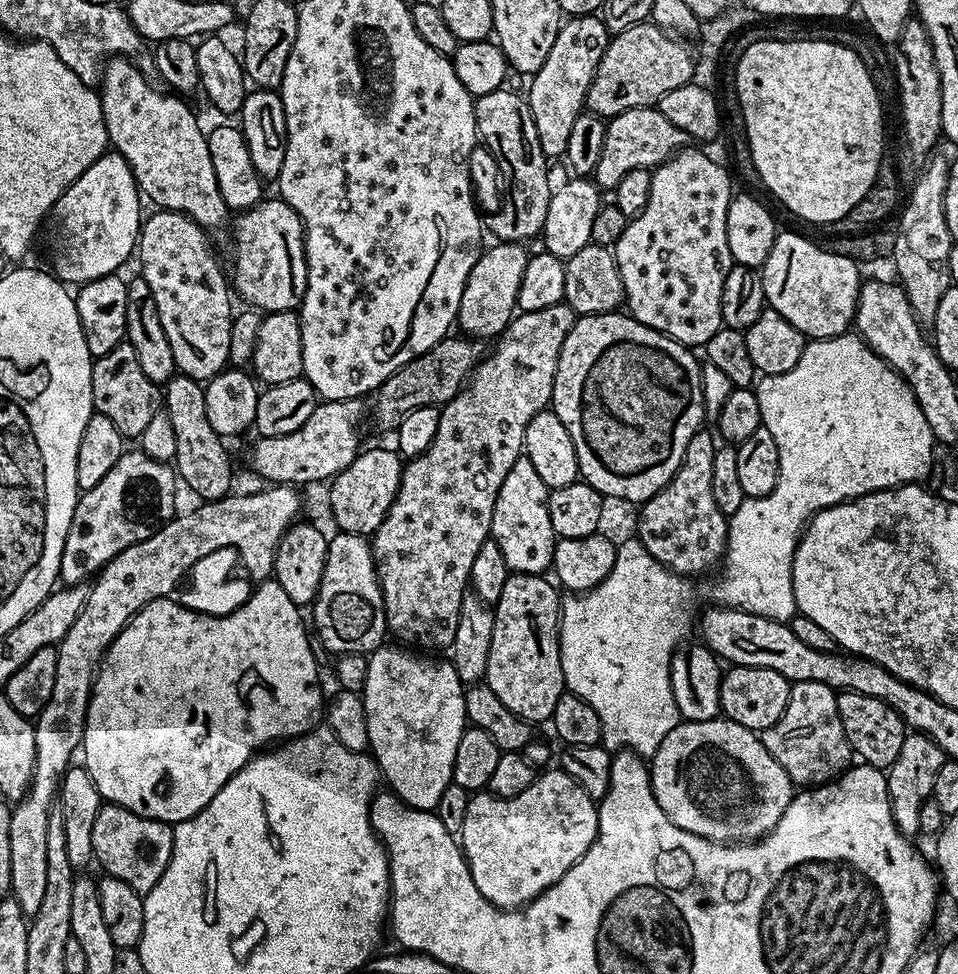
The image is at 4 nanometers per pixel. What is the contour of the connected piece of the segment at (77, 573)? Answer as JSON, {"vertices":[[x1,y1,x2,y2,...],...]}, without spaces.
{"vertices":[[125,450,118,462,114,462,110,474,106,474,106,478,98,482,98,486,79,493,70,530,66,534,66,546,62,546,59,583,64,586,83,585,122,550,126,550,126,546,134,546,150,538,150,534,154,534,166,521,177,515,176,484,178,485,177,473,165,461,150,458,139,450]]}

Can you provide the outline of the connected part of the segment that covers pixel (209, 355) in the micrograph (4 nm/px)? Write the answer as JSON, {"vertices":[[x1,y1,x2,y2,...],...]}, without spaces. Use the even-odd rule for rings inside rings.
{"vertices":[[156,210,153,213,140,226,139,275,146,286,150,286,150,294,154,294,158,319,162,321,162,330,166,330,170,354,174,354,176,372,207,382,225,371,229,363,234,317,230,284,224,281,224,272,212,253,209,233,200,228,198,222,181,212]]}

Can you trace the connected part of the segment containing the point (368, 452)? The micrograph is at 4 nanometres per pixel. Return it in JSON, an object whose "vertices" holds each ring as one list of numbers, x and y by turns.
{"vertices":[[368,448,357,452,354,462,332,477,328,488,328,508,336,519,336,528,342,532,368,538,382,526,390,506,400,489,400,475,405,461,399,451,388,448]]}

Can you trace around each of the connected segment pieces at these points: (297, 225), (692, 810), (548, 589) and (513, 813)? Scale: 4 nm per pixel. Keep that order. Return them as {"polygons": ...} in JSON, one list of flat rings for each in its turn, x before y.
{"polygons":[[[265,198,247,212,239,213,231,232,235,295,265,314,299,309,306,294,308,259,304,253,304,223,293,208,285,200]],[[727,718,676,723,650,758,650,775,652,793,666,818,716,844,767,836,794,795,792,779,774,762,763,739]],[[509,575,502,598,494,606,494,638,486,666,486,682,498,702,529,722,551,721,554,706,558,706,558,698,566,690,560,661,562,596,551,579,544,579,548,578]],[[559,770,541,771,537,775,535,782,530,786,530,790,522,790,522,794,518,794,509,800,499,800,497,796,491,794,473,795,466,806,466,818,462,822,462,830,458,833,458,843,464,853,464,860,468,864,470,874,474,878,474,886,478,886,482,898,489,900,495,908,503,908,505,910,523,908,525,904,529,904,536,896,542,895,550,886,557,884,566,874,566,870,570,870,570,866,577,864,582,858,582,854,586,854,586,850,590,850,590,846,596,837,596,827,598,826,597,807,597,801,592,800,590,794,586,794,586,790,582,790,582,786,578,786,578,782,574,782,574,778,570,778,570,774]]]}

